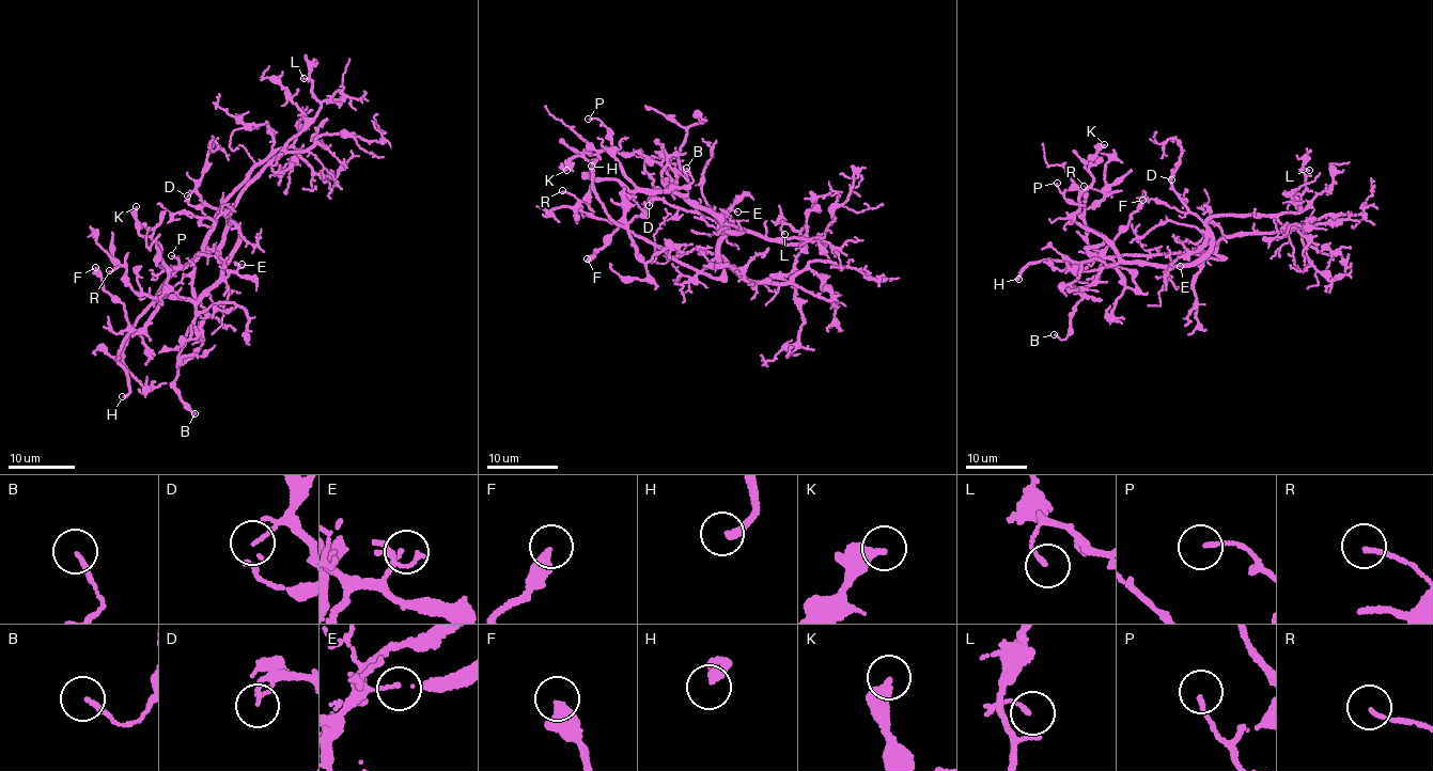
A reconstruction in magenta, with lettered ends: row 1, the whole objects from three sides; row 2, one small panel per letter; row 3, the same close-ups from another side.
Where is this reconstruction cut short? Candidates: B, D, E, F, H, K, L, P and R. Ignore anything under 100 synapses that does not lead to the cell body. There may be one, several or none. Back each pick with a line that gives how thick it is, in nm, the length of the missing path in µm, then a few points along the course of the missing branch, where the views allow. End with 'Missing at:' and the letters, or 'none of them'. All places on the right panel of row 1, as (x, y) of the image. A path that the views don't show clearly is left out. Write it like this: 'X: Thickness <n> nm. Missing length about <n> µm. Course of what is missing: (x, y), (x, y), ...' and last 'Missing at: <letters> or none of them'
H: Thickness 280 nm. Missing length about 30 µm. Course of what is missing: (1018, 279), (1042, 279), (1074, 267), (1097, 267), (1109, 261), (1117, 248)
Missing at: H

